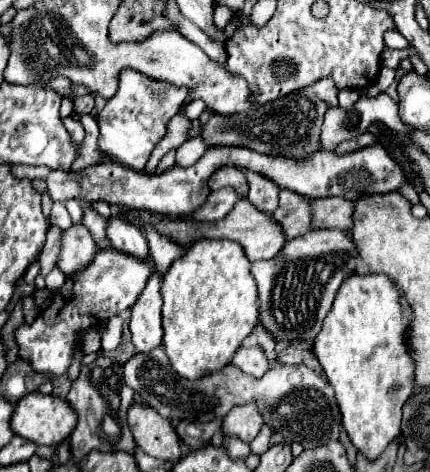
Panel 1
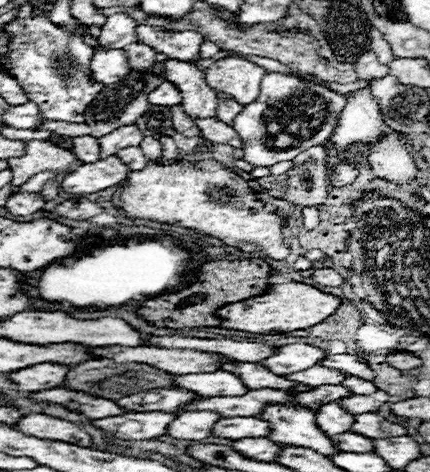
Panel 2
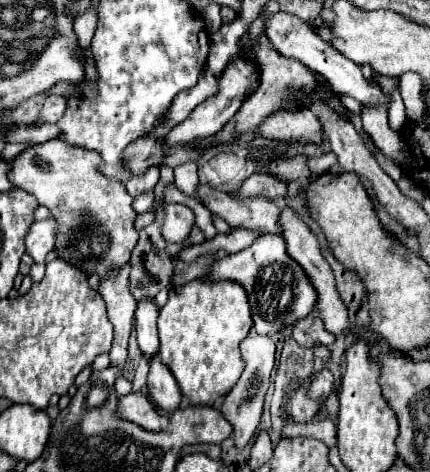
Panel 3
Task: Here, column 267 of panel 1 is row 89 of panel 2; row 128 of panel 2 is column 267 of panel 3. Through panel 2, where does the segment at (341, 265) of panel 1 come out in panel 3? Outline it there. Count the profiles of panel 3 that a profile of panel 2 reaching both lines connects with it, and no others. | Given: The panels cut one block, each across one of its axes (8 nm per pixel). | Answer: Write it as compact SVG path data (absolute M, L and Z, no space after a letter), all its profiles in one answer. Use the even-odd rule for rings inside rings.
M258 236L246 250L216 260L210 268L208 280L232 280L246 290L252 308L252 320L256 326L254 330L258 334L284 330L284 326L294 324L298 318L310 314L316 304L316 290L304 276L300 264L288 256L282 236Z

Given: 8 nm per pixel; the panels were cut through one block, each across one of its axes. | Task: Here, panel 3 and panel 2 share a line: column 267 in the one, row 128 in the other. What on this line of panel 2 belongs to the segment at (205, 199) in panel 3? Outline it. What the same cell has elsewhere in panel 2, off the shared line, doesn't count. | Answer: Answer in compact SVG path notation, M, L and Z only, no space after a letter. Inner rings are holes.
M194 118L196 126L200 128L200 134L210 140L212 144L228 144L234 148L242 148L242 138L236 134L236 130L216 118Z

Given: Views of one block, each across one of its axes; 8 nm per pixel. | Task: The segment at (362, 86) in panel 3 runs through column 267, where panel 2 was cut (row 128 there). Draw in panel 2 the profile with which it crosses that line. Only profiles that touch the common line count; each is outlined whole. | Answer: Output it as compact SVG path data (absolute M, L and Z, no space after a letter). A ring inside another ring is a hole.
M26 102L20 106L8 106L4 112L4 124L10 128L30 128L36 130L40 124L40 108L34 102Z

